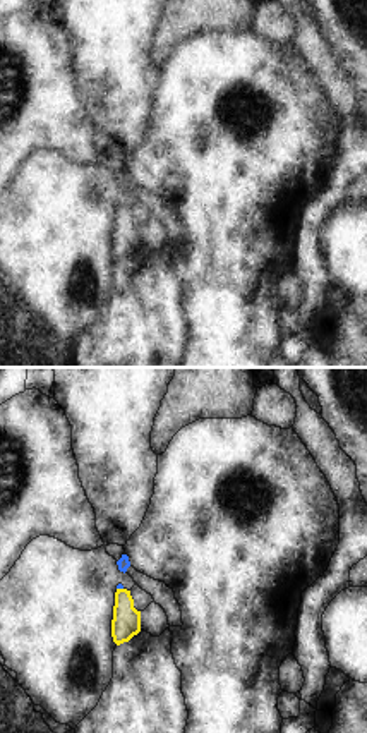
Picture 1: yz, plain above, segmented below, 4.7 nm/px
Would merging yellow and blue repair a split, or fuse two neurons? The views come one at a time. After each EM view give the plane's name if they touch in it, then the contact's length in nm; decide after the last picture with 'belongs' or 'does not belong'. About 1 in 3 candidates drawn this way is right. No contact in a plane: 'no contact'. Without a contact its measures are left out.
yz | 30 nm

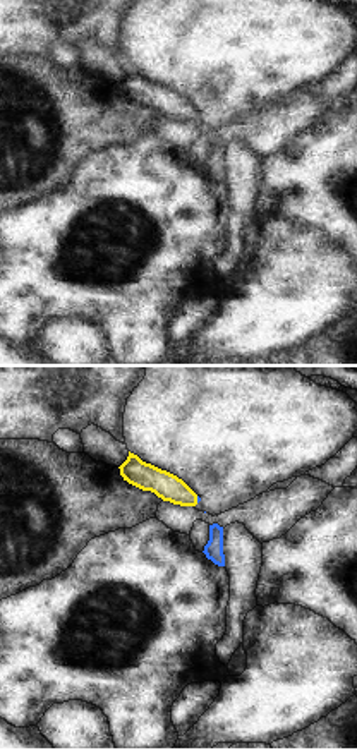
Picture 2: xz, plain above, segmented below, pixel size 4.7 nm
xz | 30 nm

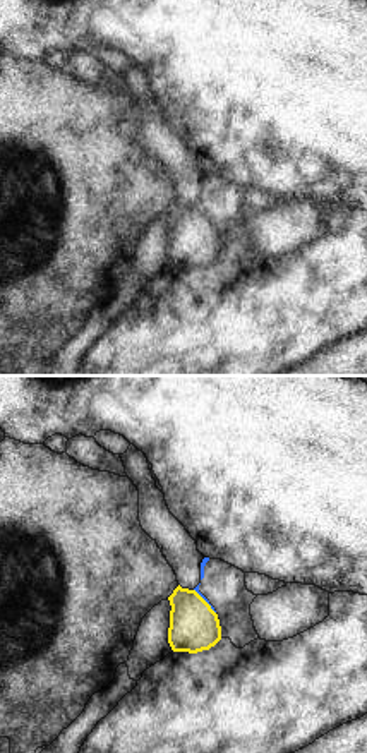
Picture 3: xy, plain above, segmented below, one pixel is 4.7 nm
xy | 160 nm

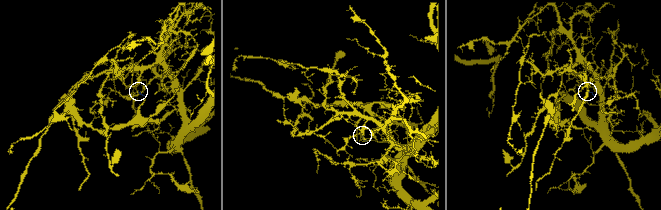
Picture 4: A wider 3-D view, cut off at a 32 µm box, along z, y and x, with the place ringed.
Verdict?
does not belong

